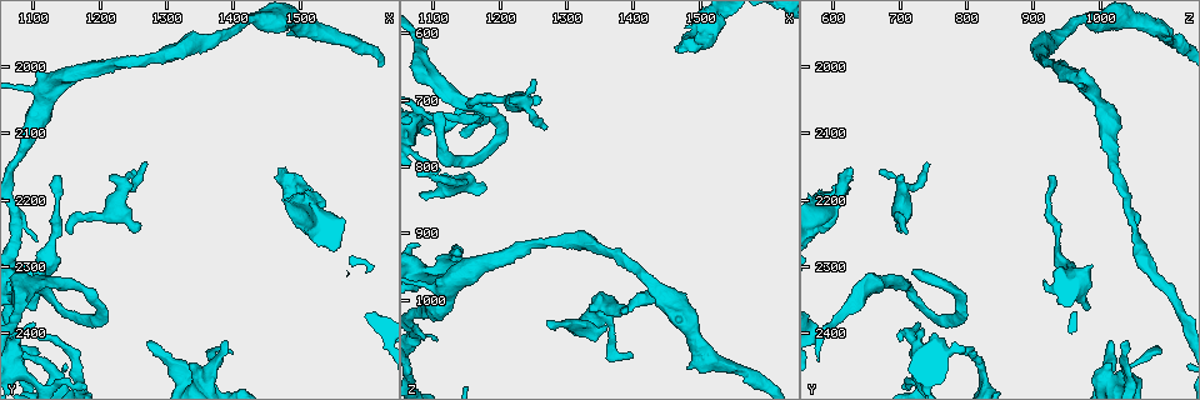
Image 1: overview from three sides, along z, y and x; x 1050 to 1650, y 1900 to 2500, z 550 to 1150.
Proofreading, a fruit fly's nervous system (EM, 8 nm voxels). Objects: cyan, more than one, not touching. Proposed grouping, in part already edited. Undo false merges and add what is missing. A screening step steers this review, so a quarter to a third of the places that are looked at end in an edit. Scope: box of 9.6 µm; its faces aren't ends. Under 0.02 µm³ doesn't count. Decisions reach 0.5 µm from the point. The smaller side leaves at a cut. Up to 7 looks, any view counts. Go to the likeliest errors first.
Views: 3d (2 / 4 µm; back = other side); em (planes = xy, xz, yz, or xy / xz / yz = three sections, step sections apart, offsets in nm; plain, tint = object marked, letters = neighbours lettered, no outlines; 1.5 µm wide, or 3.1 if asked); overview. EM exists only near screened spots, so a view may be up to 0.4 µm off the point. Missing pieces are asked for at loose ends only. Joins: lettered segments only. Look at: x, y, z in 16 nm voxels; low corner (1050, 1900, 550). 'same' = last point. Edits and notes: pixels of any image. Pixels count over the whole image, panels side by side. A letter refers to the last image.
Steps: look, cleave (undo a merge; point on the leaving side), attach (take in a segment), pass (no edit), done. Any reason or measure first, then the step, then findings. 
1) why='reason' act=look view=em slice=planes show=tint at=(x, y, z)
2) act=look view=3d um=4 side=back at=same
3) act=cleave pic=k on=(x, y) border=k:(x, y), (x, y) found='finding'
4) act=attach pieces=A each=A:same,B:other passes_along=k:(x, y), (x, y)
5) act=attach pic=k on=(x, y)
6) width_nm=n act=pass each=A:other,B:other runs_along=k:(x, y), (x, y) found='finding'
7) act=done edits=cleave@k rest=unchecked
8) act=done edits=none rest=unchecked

why='free end' act=look view=em slice=planes show=letters at=(1465, 2150, 620)

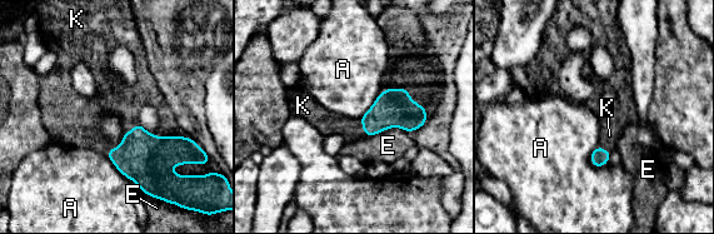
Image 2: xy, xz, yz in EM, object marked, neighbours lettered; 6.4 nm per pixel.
longest_contact=A:240nm act=attach pieces=K each=A:other,E:other,K:same found='the cell continues'

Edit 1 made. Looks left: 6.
why='redraw' act=look view=overview

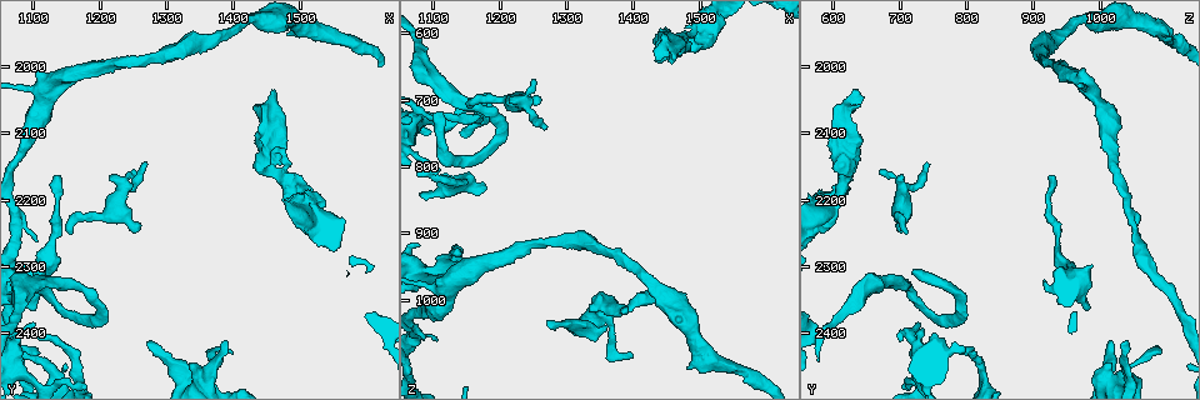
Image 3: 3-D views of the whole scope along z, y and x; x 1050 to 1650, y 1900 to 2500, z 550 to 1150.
why='free end' act=look view=em slice=planes show=letters at=(1460, 2040, 640)

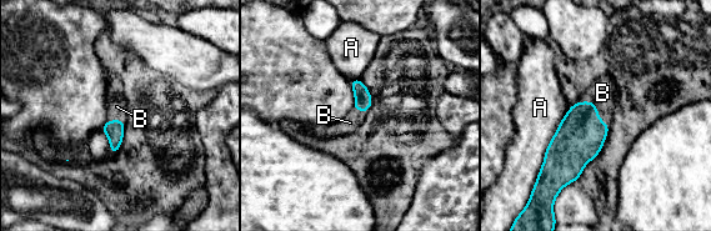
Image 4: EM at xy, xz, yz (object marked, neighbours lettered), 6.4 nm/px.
act=attach pieces=B each=A:other,B:same passes_along=4:(579, 139), (596, 108), (602, 93) found='the cell continues'

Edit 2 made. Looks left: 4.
why='branch stops here' act=look view=em slice=planes show=plain at=(1255, 2245, 700)

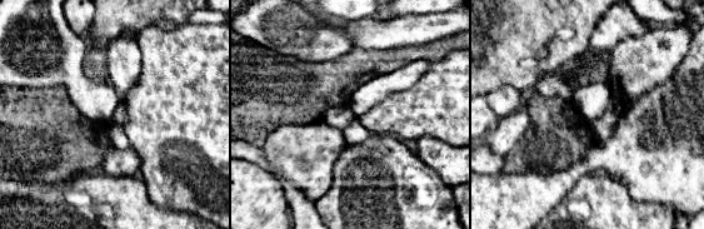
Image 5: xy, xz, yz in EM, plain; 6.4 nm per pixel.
why='see the neighbours' act=look view=em slice=planes show=letters at=same

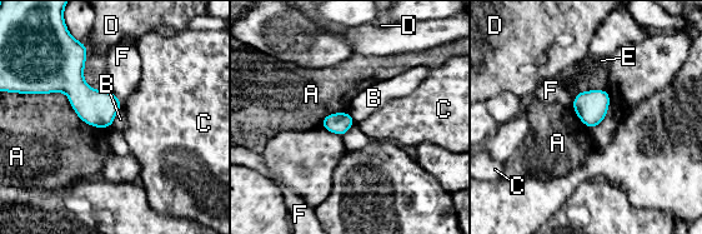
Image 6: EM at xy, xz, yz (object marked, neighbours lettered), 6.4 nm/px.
longest_contact=A:220nm act=pass each=A:other,B:other,C:other,D:other,E:other,F:other border=6:(347, 111), (330, 113), (319, 125) found='none of them fits'

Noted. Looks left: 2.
act=done edits=attach@2,attach@4 rest=unchecked

